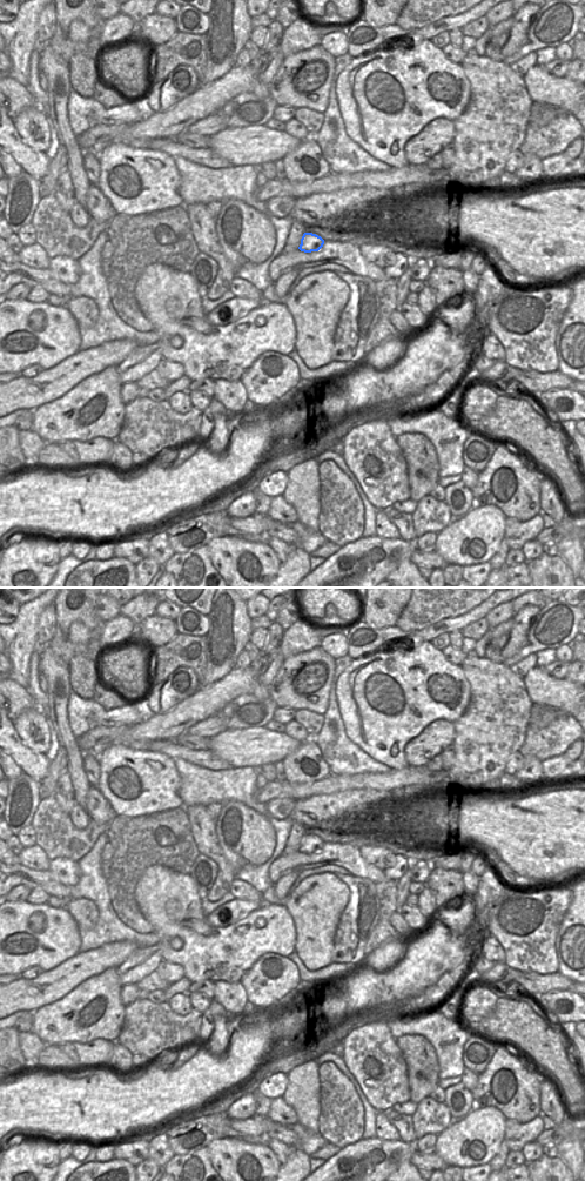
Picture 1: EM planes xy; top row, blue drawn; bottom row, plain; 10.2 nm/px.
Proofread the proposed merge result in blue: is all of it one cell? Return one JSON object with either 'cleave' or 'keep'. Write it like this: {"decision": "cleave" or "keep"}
{"decision": "keep"}

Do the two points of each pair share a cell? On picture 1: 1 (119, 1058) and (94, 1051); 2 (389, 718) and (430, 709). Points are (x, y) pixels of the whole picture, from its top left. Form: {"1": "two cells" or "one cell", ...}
{"1": "two cells", "2": "one cell"}

